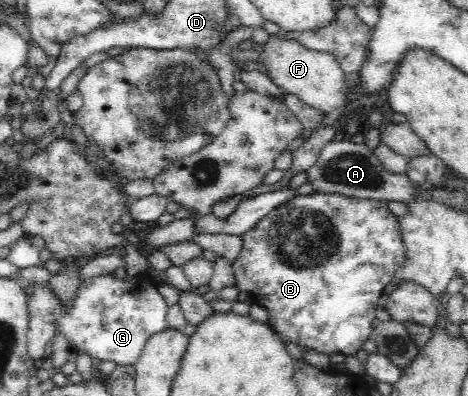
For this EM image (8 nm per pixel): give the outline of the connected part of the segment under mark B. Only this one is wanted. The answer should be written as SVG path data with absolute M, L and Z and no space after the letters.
M310 193L309 195L298 195L289 201L277 206L270 214L260 219L252 230L248 230L243 235L242 248L240 254L231 264L236 279L235 286L242 292L249 292L252 302L264 307L268 312L268 325L279 339L290 341L294 346L305 350L309 348L318 354L330 357L331 354L341 354L355 357L357 352L362 349L362 345L371 338L373 332L372 322L378 310L378 298L383 295L386 284L390 284L396 270L406 262L404 259L404 239L400 233L397 216L388 209L388 202L385 200L370 200L344 196L341 194Z

